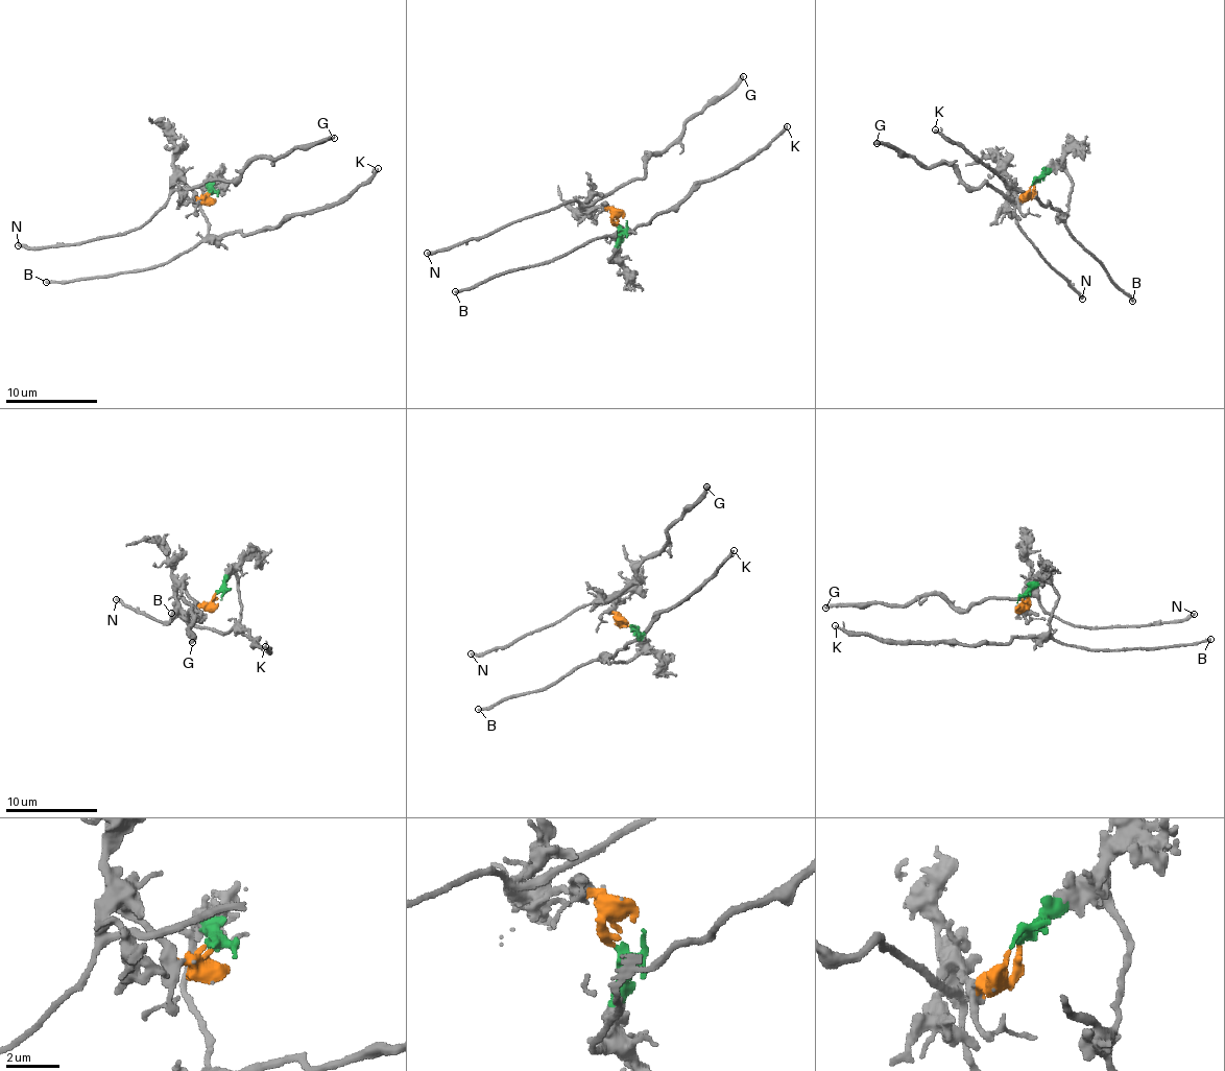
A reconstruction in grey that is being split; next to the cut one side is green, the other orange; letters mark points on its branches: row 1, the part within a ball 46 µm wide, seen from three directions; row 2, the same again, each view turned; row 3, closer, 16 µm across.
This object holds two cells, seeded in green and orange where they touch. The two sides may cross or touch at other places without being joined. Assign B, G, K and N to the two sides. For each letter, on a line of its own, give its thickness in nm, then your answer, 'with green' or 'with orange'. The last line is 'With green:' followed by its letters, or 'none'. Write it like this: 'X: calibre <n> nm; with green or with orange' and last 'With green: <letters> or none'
B: calibre 240 nm; with green
G: calibre 320 nm; with orange
K: calibre 170 nm; with green
N: calibre 280 nm; with orange
With green: B, K

